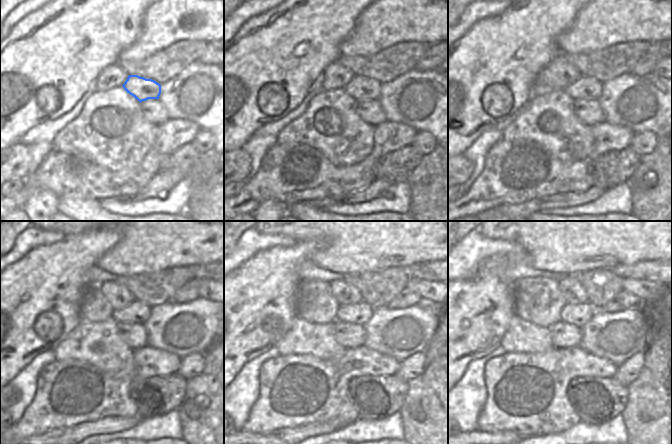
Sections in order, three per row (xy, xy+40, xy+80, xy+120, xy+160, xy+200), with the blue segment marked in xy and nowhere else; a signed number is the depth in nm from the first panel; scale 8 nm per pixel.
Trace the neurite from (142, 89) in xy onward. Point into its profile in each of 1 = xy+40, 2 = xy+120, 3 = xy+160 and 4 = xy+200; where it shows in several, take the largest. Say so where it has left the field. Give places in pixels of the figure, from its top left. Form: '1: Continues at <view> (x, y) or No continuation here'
1: Continues at xy+40 (360, 88)
2: Continues at xy+120 (137, 312)
3: Continues at xy+160 (359, 313)
4: Continues at xy+200 (578, 315)

